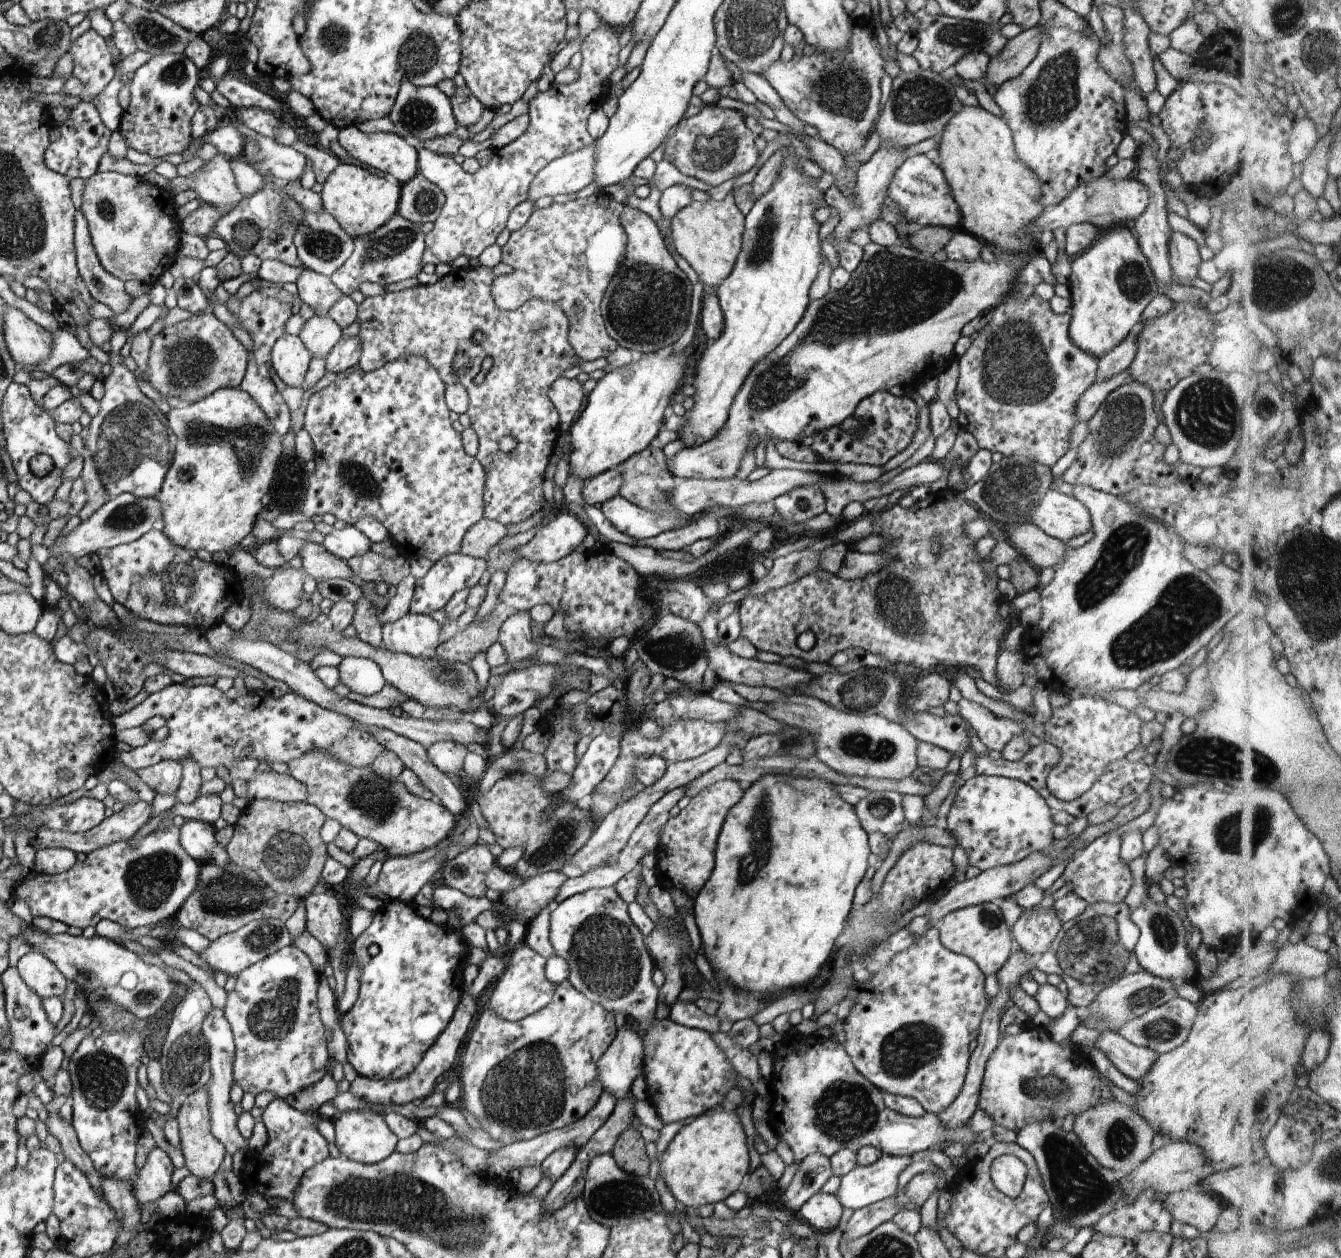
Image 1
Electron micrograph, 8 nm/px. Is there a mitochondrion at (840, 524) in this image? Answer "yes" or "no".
no

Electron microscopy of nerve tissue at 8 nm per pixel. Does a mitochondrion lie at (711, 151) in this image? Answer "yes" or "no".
yes

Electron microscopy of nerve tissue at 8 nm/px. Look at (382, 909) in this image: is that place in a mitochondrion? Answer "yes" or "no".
no

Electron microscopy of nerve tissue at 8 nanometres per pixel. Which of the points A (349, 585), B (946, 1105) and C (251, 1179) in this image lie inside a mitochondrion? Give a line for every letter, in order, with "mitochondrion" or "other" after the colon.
A: other
B: other
C: other

